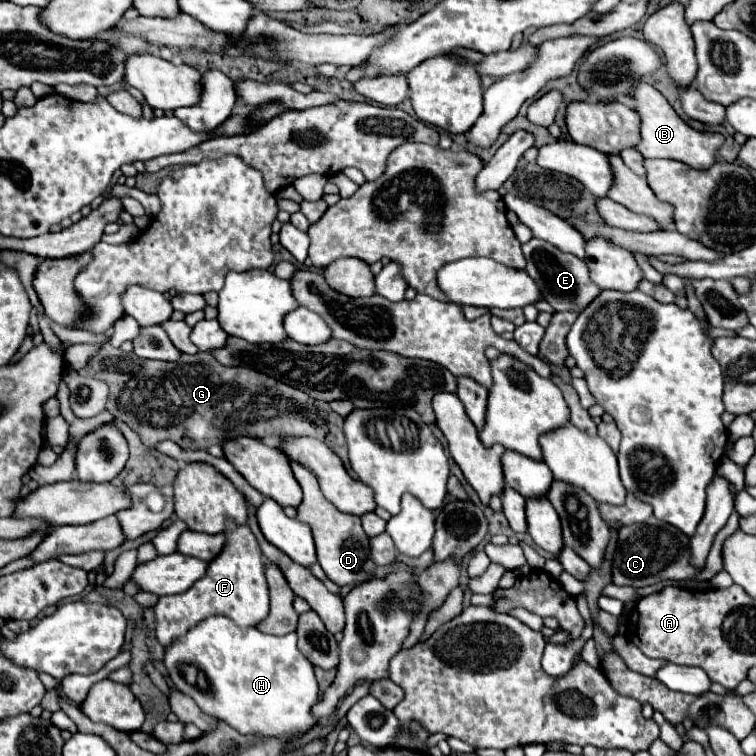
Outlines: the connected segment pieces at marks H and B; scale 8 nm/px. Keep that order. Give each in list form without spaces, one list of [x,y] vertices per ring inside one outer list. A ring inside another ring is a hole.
[[[211,616],[207,620],[203,620],[197,628],[189,630],[187,638],[183,642],[173,642],[171,646],[165,648],[165,668],[169,670],[169,678],[171,678],[171,684],[187,694],[189,698],[193,698],[201,710],[205,710],[205,714],[211,714],[213,718],[217,720],[223,720],[227,722],[229,726],[233,726],[235,730],[239,730],[241,734],[255,734],[255,736],[273,736],[273,738],[285,738],[285,736],[293,736],[293,734],[307,734],[311,728],[317,726],[317,718],[311,714],[311,708],[319,702],[319,684],[317,684],[317,678],[315,678],[315,672],[313,672],[313,664],[303,656],[303,652],[297,648],[297,634],[291,632],[291,634],[285,634],[285,636],[269,636],[269,634],[263,634],[259,632],[257,628],[241,628],[237,626],[233,620],[225,618],[225,616]]]
[[[637,82],[631,90],[631,98],[635,100],[635,110],[641,116],[641,140],[635,146],[645,158],[671,158],[689,164],[691,168],[703,170],[709,168],[715,162],[717,148],[725,142],[721,134],[709,134],[709,132],[697,132],[691,126],[687,126],[677,112],[671,108],[671,104],[663,98],[659,90],[655,90],[651,84]]]

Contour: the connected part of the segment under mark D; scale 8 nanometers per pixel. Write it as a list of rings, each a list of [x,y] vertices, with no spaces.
[[[287,456],[287,460],[293,468],[293,476],[297,478],[297,482],[303,490],[303,500],[297,506],[297,518],[301,522],[309,524],[309,528],[313,532],[313,538],[315,538],[315,546],[317,546],[317,558],[319,558],[319,564],[325,570],[327,578],[333,580],[339,586],[365,582],[369,572],[375,568],[375,562],[373,562],[371,552],[369,552],[369,536],[365,534],[365,530],[361,526],[361,518],[337,510],[321,494],[321,488],[319,488],[319,482],[317,482],[315,474],[309,472],[307,468],[303,468],[299,462],[291,460],[289,456]]]

